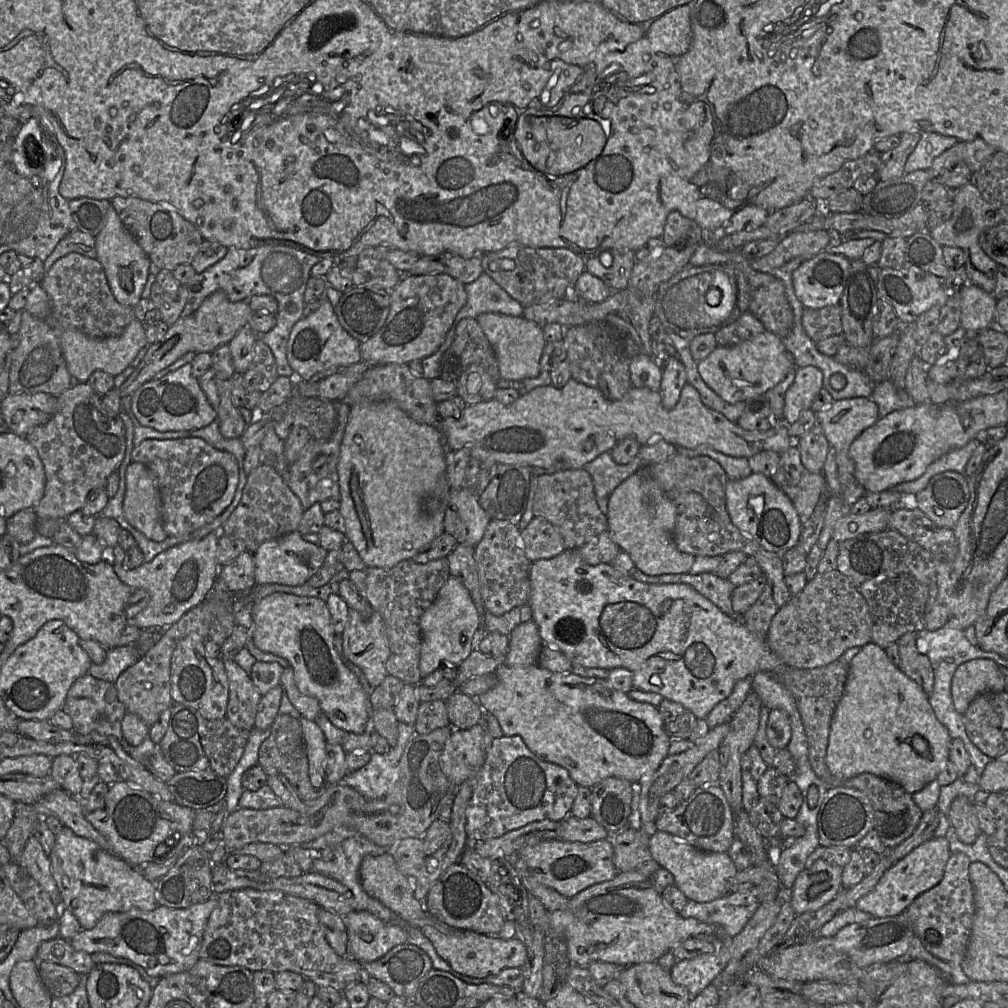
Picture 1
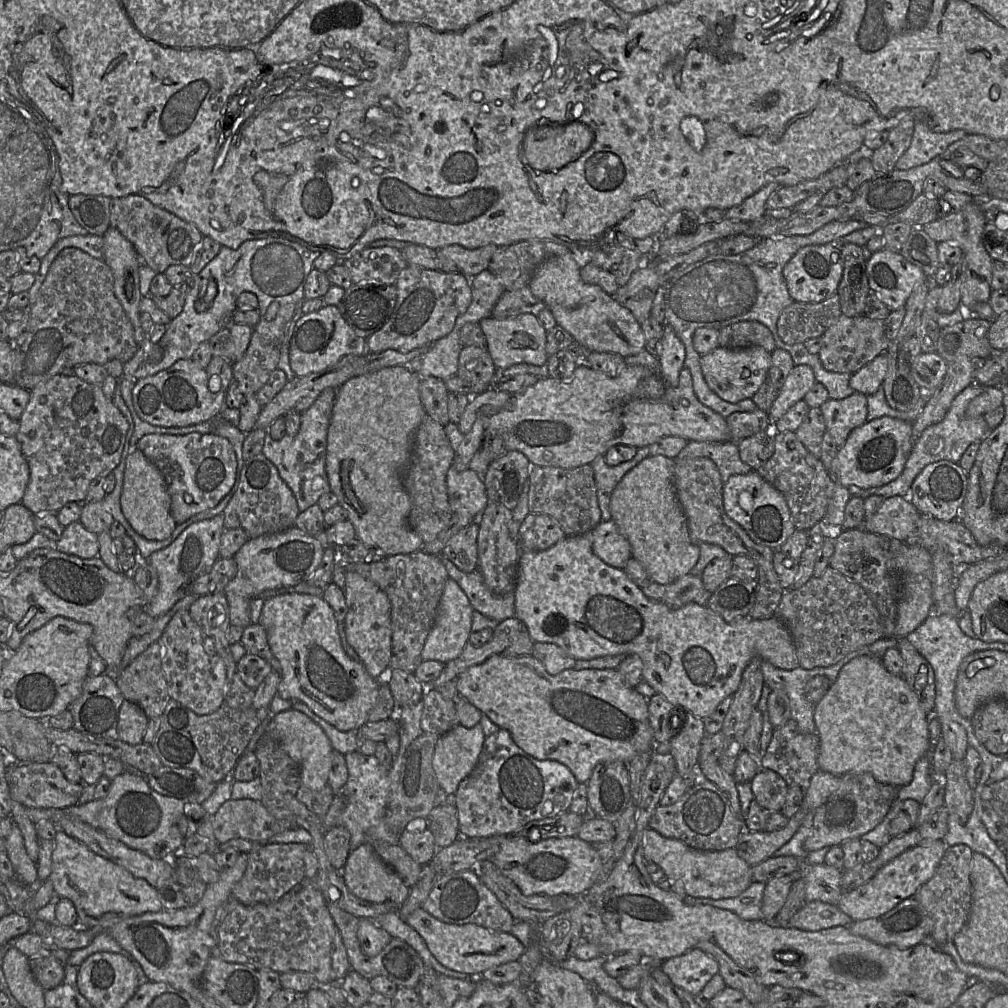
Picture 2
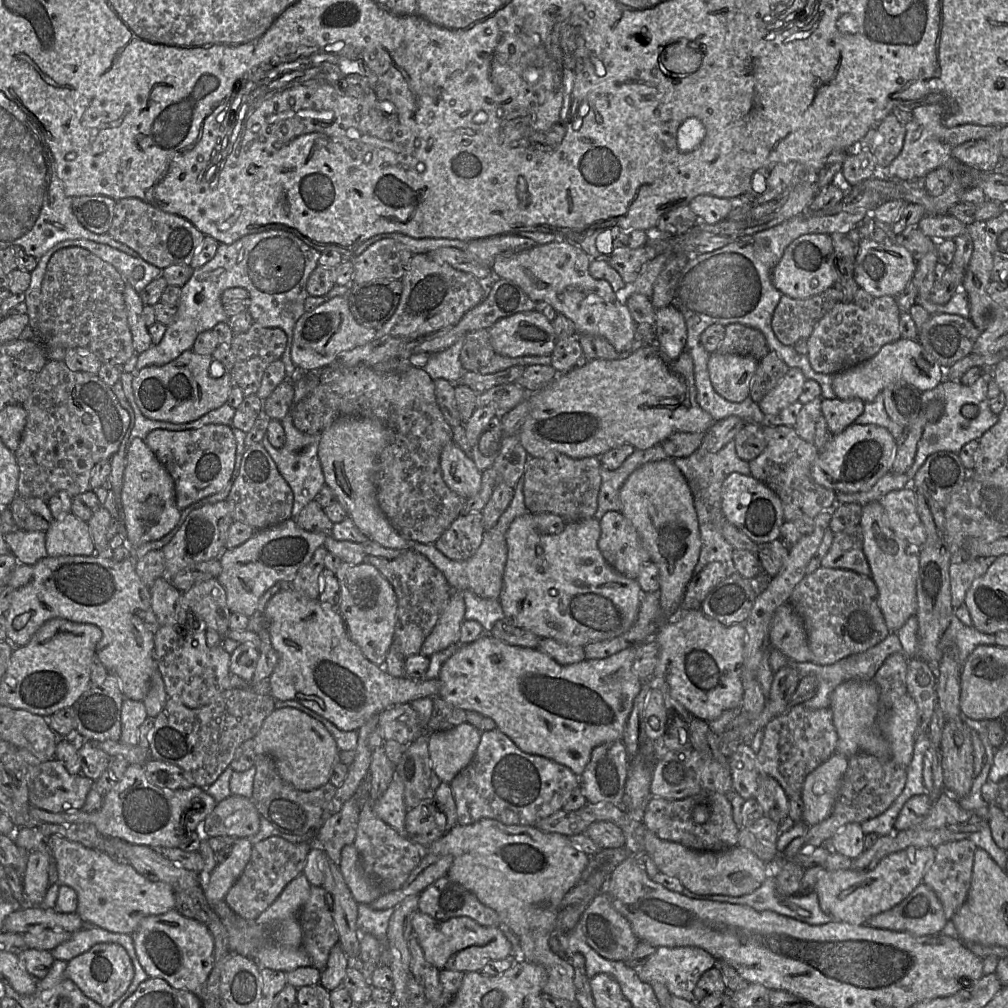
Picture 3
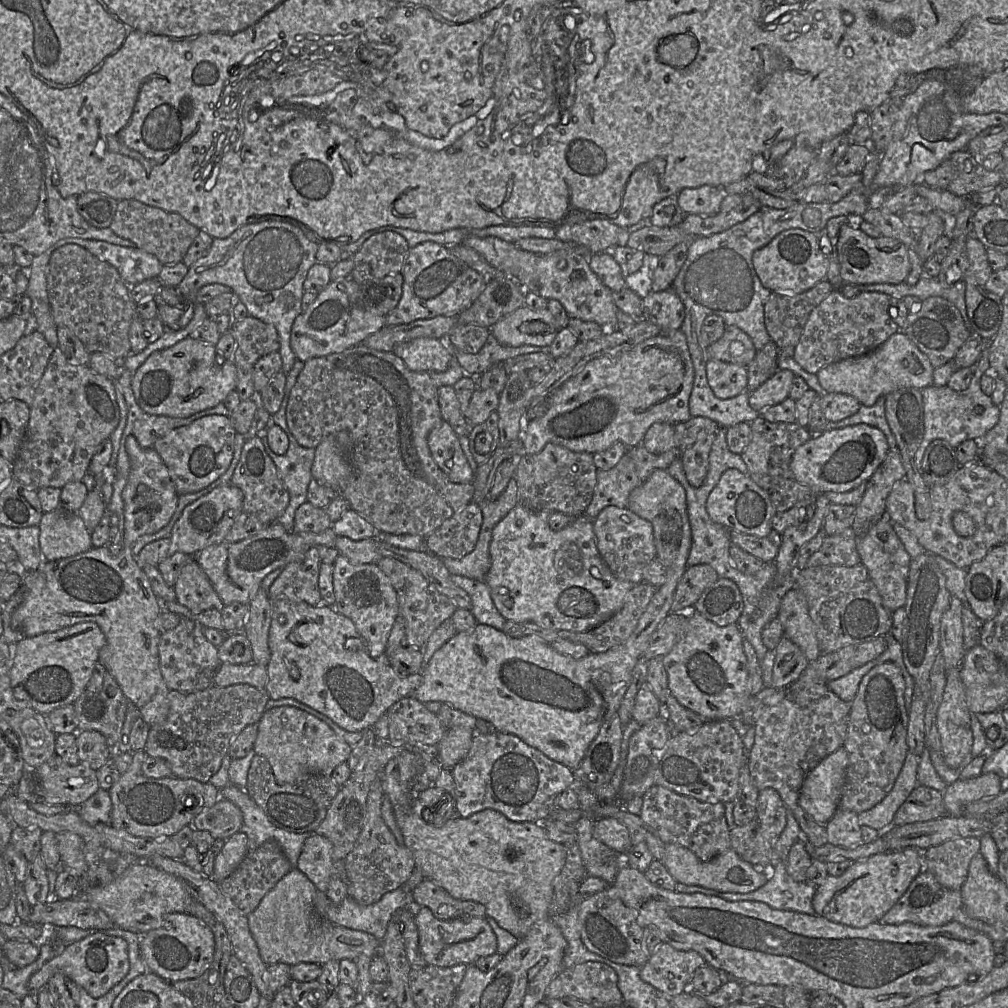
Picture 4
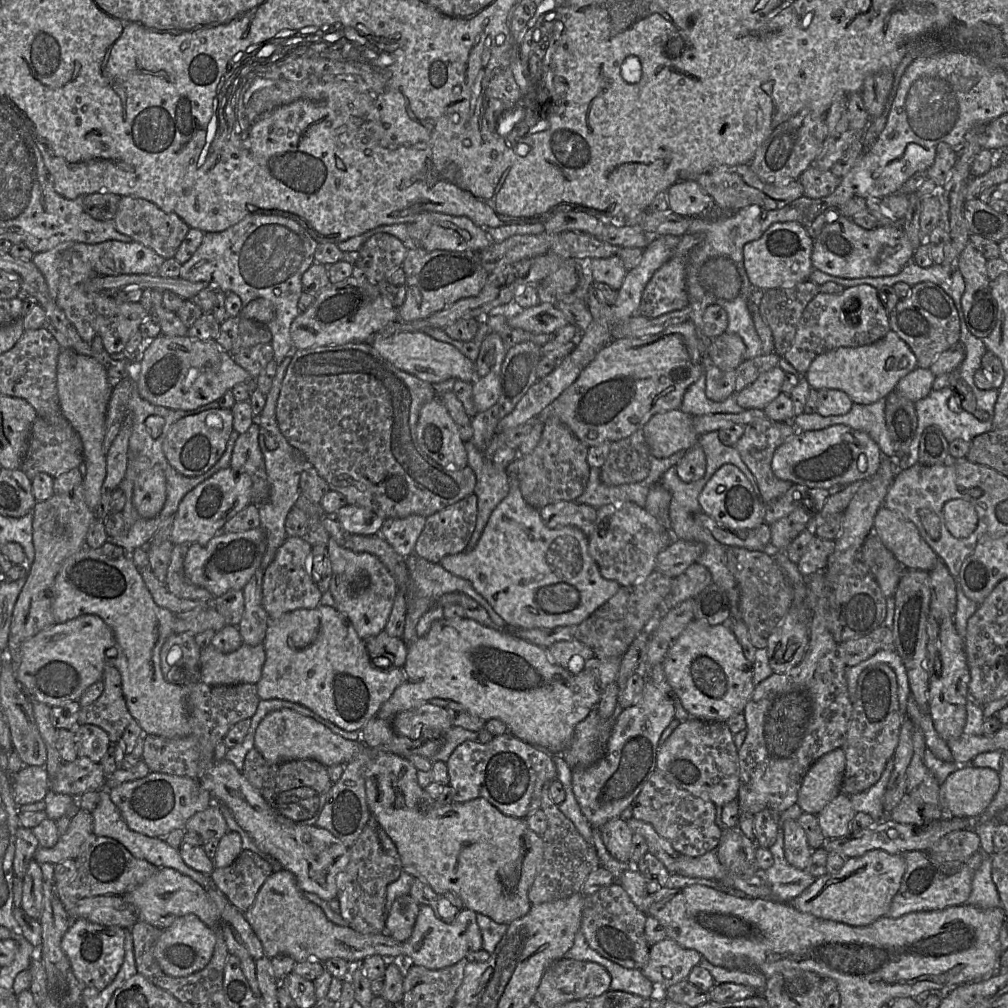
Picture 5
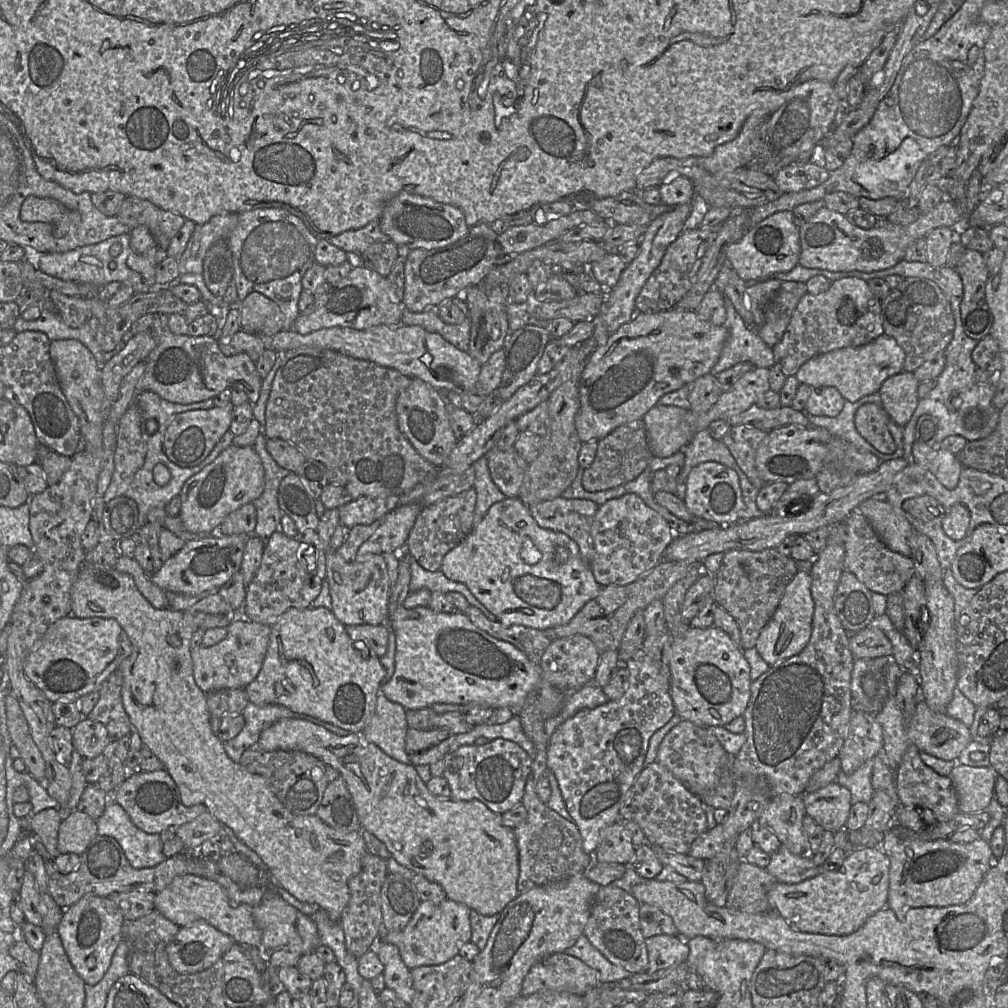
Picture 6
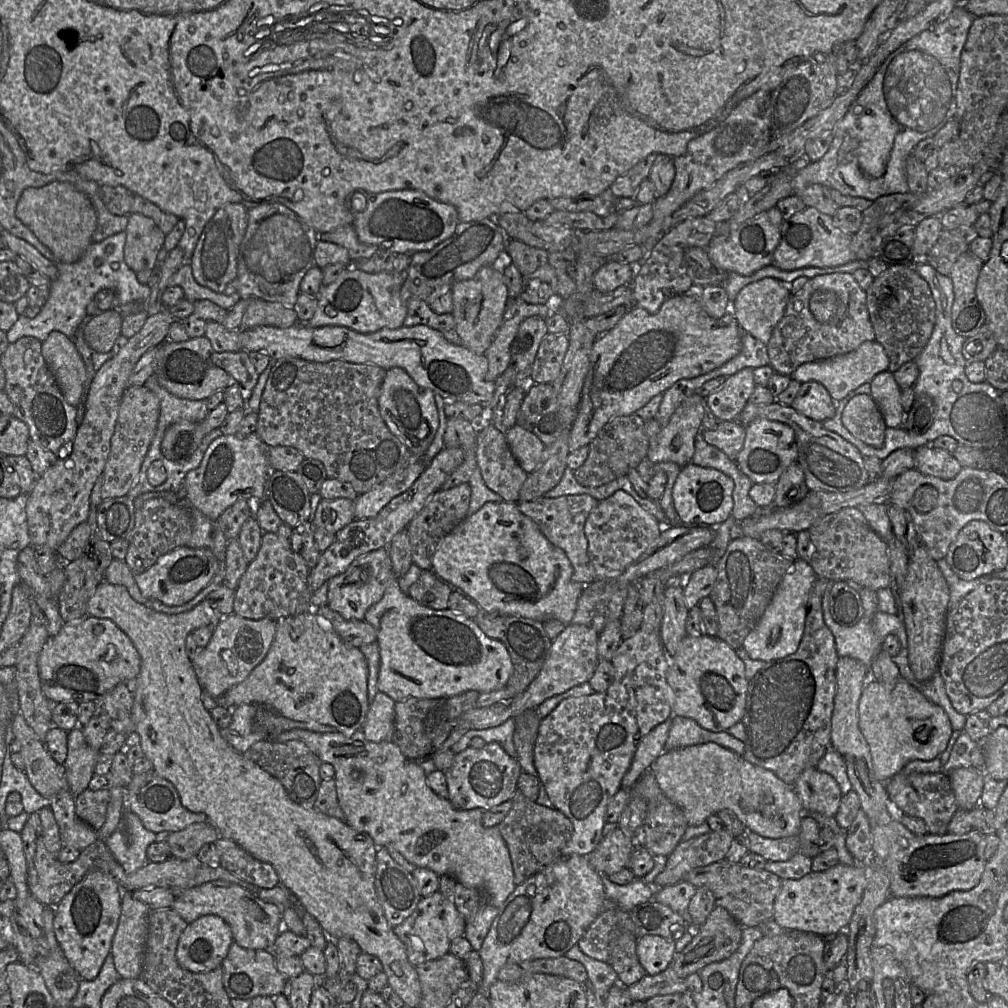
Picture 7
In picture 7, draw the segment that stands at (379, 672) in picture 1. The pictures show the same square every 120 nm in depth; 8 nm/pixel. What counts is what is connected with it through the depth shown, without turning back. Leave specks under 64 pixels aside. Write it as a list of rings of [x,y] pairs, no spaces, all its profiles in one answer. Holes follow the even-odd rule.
[[[379,548],[361,555],[349,565],[345,572],[328,581],[327,605],[345,619],[364,620],[367,610],[383,597],[393,574],[388,548]]]

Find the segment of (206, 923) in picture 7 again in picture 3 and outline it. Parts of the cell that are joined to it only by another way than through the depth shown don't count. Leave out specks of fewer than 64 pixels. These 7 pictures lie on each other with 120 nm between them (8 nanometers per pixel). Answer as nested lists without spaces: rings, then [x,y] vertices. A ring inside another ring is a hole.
[[[173,909],[161,915],[145,917],[132,938],[139,963],[148,977],[163,979],[172,987],[199,997],[213,968],[213,940],[202,923]]]

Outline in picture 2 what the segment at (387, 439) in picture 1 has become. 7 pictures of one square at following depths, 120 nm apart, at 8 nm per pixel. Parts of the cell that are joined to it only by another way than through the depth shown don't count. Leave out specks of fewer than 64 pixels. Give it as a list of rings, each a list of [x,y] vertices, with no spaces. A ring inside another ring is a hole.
[[[405,366],[386,367],[349,379],[337,389],[327,433],[325,468],[331,492],[347,512],[356,538],[386,556],[413,553],[424,545],[421,537],[408,525],[411,502],[402,480],[411,458],[416,431],[427,415],[420,401],[420,381],[419,374]]]

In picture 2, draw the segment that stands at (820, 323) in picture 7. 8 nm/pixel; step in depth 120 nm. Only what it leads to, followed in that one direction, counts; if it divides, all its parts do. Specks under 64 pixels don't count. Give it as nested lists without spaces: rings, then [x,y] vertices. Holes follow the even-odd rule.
[[[865,315],[856,317],[839,316],[821,336],[822,345],[818,352],[823,367],[830,372],[853,374],[872,361],[879,354],[886,352],[891,341],[884,334],[884,321],[870,319]]]

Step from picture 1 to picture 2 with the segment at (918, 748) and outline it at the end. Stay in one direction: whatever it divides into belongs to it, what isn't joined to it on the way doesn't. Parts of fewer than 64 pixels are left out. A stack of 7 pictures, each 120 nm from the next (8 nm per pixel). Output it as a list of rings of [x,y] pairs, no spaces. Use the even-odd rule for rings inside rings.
[[[863,655],[840,670],[822,700],[815,706],[814,722],[820,741],[818,765],[835,776],[870,773],[875,780],[896,787],[908,785],[917,761],[930,749],[930,717],[902,676],[889,673],[882,660]]]

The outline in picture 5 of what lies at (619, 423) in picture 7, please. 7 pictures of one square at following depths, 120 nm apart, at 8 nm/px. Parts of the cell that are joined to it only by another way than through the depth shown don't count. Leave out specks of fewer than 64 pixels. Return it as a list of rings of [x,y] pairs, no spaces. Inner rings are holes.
[[[642,429],[611,442],[608,456],[600,467],[600,479],[606,485],[637,483],[650,470],[650,451]]]

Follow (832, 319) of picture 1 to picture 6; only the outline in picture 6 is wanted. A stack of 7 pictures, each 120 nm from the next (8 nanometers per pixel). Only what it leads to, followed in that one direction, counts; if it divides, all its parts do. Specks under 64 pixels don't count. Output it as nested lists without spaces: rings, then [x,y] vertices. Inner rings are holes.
[[[781,281],[781,288],[766,307],[764,324],[758,331],[769,347],[782,339],[799,301],[806,293],[803,282]]]

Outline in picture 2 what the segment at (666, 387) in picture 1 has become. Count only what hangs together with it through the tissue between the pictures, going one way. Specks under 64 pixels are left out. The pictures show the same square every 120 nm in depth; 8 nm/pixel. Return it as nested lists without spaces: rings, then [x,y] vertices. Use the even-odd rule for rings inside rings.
[[[663,325],[663,336],[656,345],[657,356],[662,374],[671,387],[676,387],[679,374],[684,367],[685,346],[672,327]]]

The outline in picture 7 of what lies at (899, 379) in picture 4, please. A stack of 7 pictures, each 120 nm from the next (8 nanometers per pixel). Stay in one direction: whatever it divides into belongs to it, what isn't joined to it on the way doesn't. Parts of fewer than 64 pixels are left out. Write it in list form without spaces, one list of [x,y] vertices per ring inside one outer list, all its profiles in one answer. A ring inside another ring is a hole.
[[[875,340],[864,342],[855,350],[845,354],[822,360],[805,362],[799,365],[790,377],[800,383],[807,381],[820,382],[827,389],[833,399],[842,400],[852,390],[855,390],[863,383],[870,383],[878,373],[887,371],[888,367],[889,358],[883,346]]]

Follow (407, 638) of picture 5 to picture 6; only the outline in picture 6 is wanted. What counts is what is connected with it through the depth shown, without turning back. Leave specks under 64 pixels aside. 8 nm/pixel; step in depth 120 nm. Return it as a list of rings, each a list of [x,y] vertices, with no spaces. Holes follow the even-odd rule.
[[[404,549],[400,552],[400,558],[405,556],[408,556],[411,571],[409,583],[410,593],[420,589],[442,593],[458,592],[466,598],[470,605],[478,608],[488,619],[499,622],[497,617],[475,598],[465,584],[448,579],[441,570],[435,572],[425,570],[413,557],[409,556]]]

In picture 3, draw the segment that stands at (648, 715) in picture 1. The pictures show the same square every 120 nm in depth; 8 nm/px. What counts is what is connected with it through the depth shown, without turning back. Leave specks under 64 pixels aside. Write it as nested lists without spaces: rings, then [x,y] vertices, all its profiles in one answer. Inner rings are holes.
[[[485,632],[472,643],[461,645],[457,651],[442,665],[438,680],[440,681],[439,697],[445,702],[465,711],[475,711],[495,721],[497,728],[507,735],[523,752],[542,756],[569,768],[579,778],[587,766],[592,750],[607,742],[622,740],[633,702],[641,690],[642,681],[633,671],[633,661],[638,645],[627,647],[604,659],[584,659],[583,661],[561,665],[539,648],[527,648],[509,645]]]

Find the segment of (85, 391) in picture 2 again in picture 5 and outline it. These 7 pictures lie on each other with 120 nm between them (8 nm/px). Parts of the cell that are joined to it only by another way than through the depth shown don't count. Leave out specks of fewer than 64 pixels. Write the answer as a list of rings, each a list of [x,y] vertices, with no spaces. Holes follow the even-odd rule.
[[[37,416],[32,426],[28,449],[20,467],[30,480],[39,473],[46,473],[55,478],[74,468],[79,468],[83,461],[82,440],[73,427],[54,428]]]

